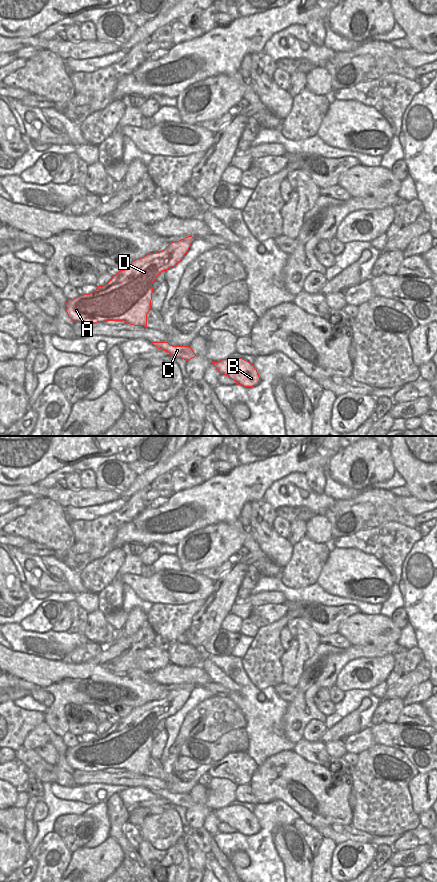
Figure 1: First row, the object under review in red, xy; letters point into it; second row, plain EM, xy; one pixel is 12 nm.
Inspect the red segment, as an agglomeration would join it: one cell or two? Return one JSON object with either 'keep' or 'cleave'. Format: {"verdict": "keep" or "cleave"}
{"verdict": "keep"}

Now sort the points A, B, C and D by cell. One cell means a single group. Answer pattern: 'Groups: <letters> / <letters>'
Groups: A B C D

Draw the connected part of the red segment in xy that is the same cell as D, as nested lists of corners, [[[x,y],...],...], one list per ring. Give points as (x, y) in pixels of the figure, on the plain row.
[[[188,684],[171,690],[162,699],[132,709],[128,716],[120,718],[104,734],[97,734],[95,739],[67,747],[68,764],[81,771],[124,769],[147,775],[153,730],[162,719],[166,720],[182,708],[195,687]]]

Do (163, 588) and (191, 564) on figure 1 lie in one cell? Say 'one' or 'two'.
two

